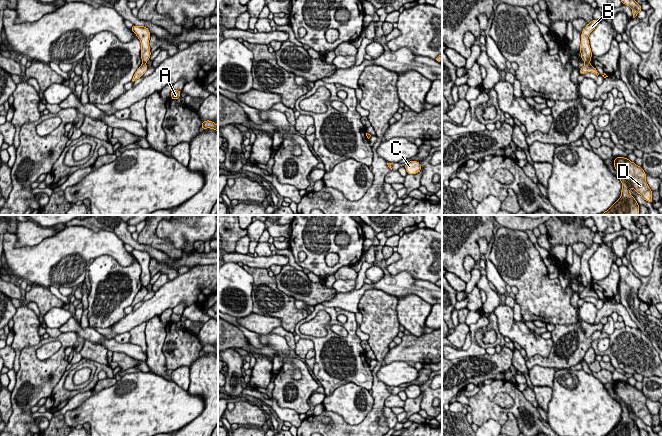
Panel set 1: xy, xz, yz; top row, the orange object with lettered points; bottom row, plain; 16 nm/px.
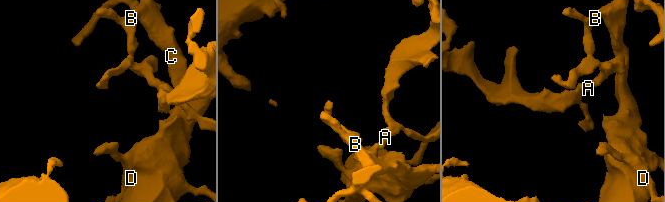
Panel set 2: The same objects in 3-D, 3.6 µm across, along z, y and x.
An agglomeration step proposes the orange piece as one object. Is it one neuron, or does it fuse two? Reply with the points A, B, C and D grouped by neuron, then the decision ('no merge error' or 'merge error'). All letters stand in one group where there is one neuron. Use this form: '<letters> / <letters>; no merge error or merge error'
A / B C D; merge error

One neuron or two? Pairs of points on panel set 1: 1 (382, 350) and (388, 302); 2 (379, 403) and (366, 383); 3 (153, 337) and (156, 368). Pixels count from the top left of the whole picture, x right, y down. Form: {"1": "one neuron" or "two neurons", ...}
{"1": "one neuron", "2": "two neurons", "3": "one neuron"}

